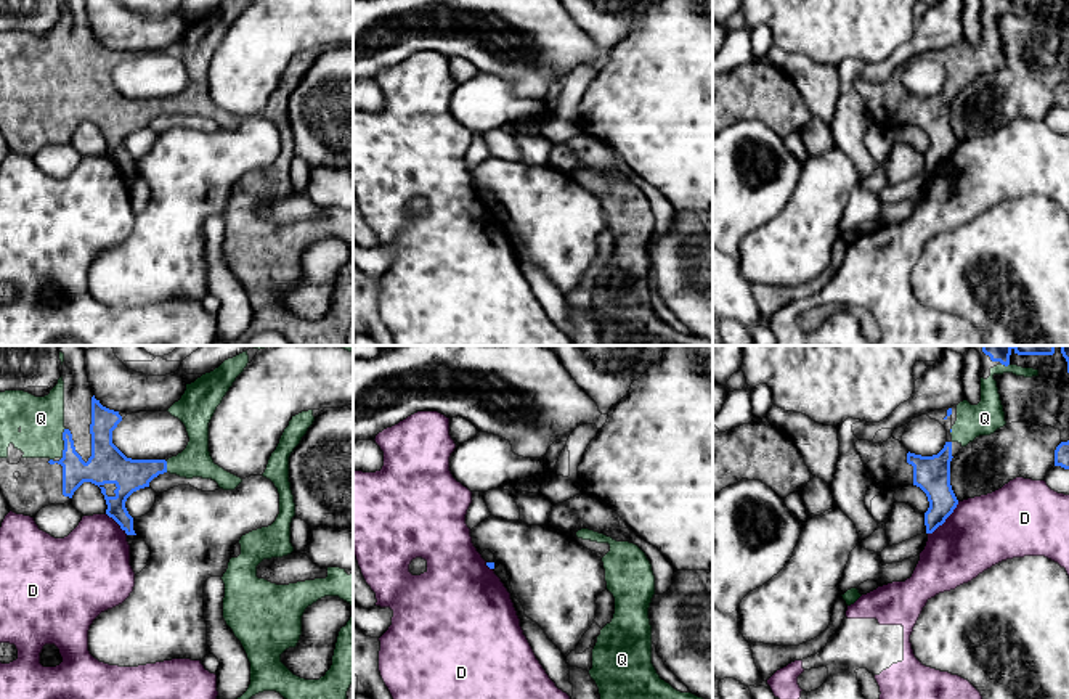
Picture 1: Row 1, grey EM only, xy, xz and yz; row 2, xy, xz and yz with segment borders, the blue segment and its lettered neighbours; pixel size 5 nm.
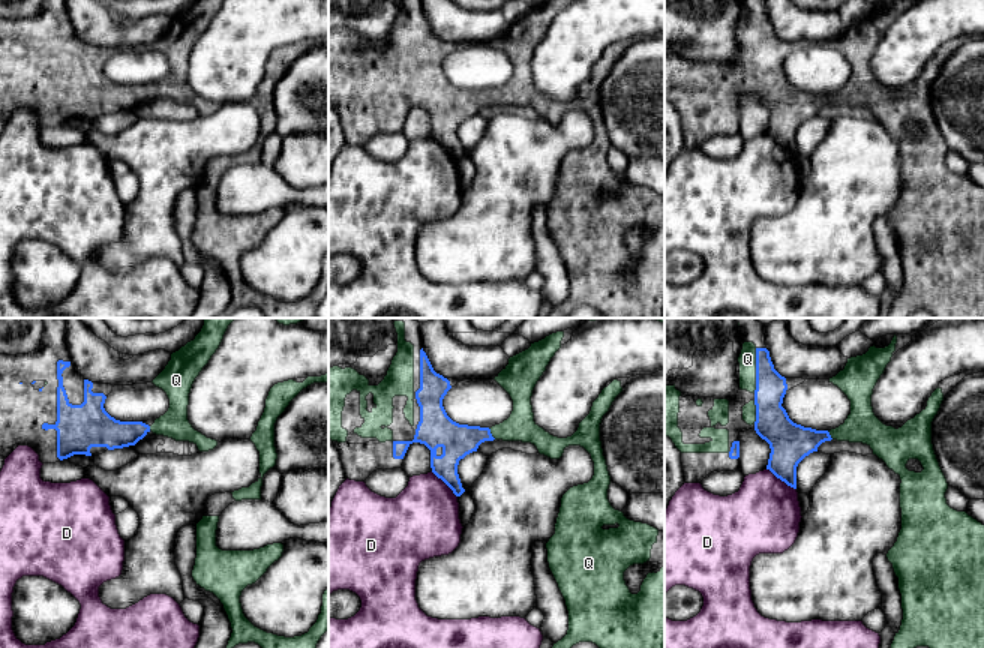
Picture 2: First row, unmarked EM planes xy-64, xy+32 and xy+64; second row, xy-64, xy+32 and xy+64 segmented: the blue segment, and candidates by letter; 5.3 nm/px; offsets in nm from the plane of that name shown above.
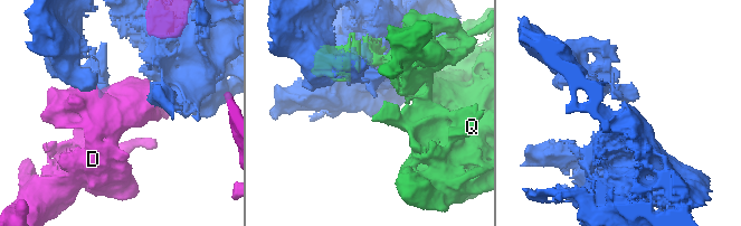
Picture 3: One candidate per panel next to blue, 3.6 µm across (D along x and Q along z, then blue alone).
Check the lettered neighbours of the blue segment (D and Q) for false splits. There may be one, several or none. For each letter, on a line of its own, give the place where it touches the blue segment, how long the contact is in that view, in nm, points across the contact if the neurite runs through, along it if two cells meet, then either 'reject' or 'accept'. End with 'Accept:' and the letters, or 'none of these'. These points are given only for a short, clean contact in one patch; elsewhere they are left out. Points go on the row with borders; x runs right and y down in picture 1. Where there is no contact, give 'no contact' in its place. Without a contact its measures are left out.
D: meets blue in yz at (946, 518); contact 220 nm long; border along yz (959, 502), (954, 511), (928, 534); reject
Q: meets blue in xy at (65, 444); contact 160 nm long; accept
Accept: Q

